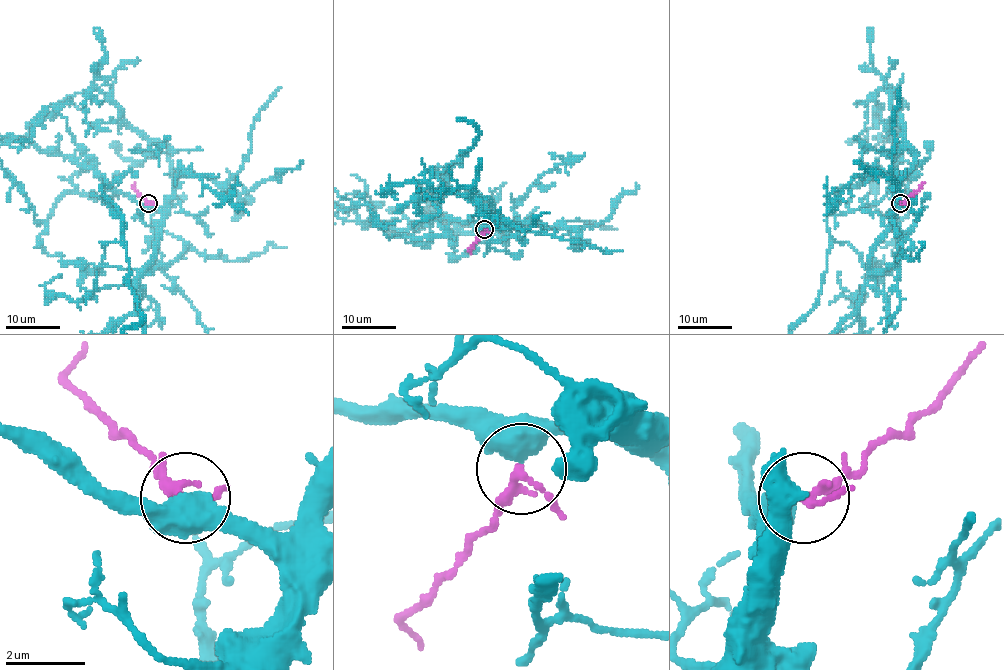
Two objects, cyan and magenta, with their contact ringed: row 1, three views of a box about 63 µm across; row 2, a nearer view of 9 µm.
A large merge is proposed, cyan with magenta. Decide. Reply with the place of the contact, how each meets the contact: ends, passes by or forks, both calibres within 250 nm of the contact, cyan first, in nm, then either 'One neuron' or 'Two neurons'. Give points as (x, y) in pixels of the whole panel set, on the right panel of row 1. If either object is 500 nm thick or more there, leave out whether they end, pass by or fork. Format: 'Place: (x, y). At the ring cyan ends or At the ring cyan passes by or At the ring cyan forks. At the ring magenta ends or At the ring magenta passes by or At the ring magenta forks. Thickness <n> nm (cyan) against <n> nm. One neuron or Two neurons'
Place: (900, 203). Thickness 600 nm (cyan) against 200 nm. One neuron

